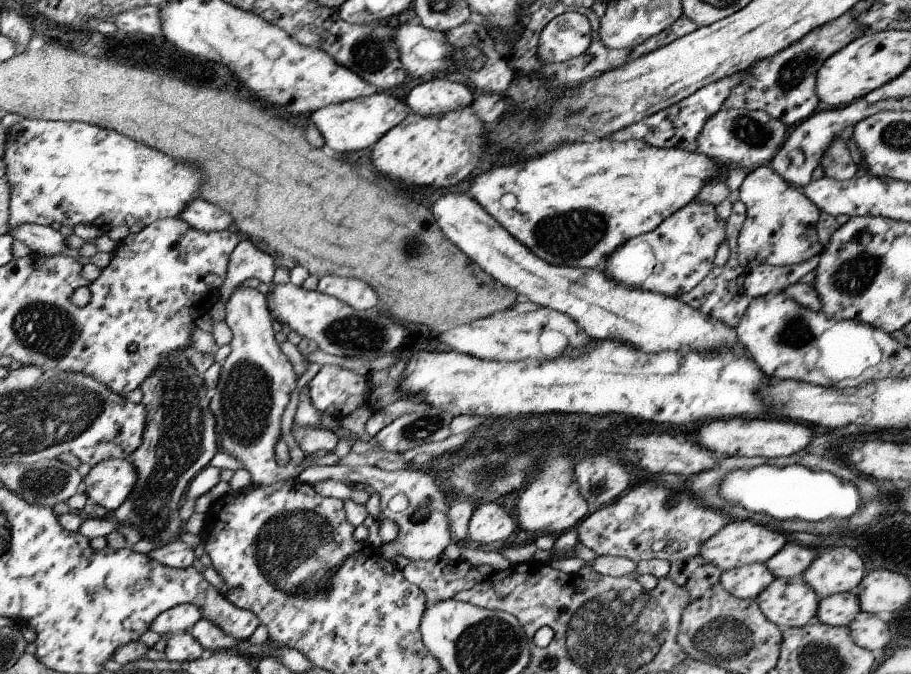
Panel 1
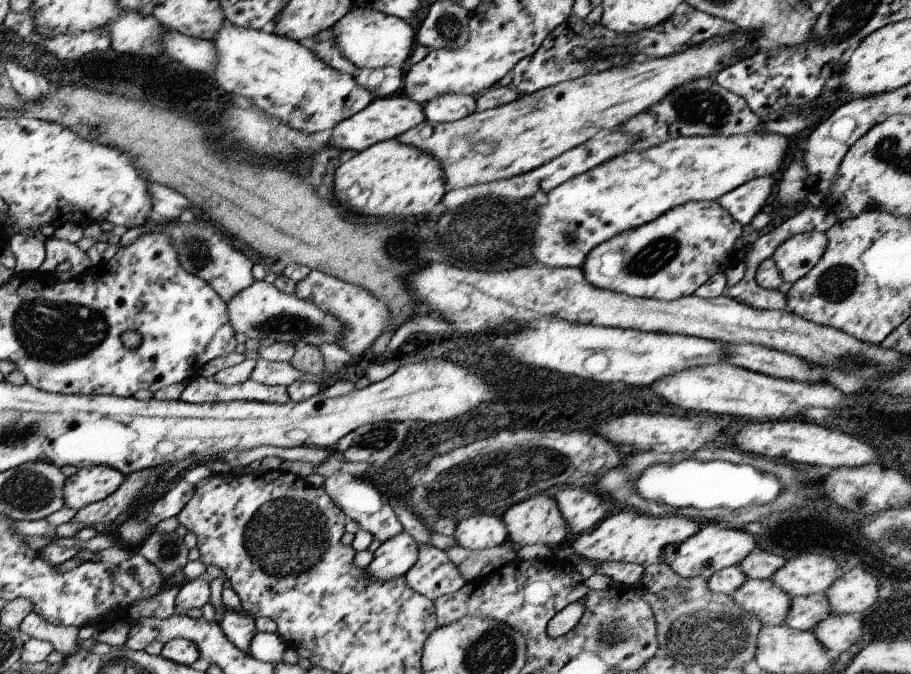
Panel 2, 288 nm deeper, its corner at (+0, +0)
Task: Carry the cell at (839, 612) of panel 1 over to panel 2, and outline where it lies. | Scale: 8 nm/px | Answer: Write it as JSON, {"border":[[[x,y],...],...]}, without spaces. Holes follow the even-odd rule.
{"border":[[[825,594],[791,598],[789,614],[785,616],[785,626],[799,630],[799,632],[811,632],[829,614],[831,614],[831,610],[829,610],[829,602],[827,602]]]}

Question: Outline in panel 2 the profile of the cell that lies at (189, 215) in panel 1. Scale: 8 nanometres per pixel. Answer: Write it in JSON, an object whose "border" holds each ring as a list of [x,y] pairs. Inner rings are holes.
{"border":[[[149,182],[149,198],[151,198],[151,210],[147,214],[147,220],[153,222],[153,220],[177,220],[181,212],[185,210],[191,210],[187,208],[189,202],[177,194],[175,190],[167,188],[167,186],[161,186],[161,184],[155,184],[155,182]]]}

